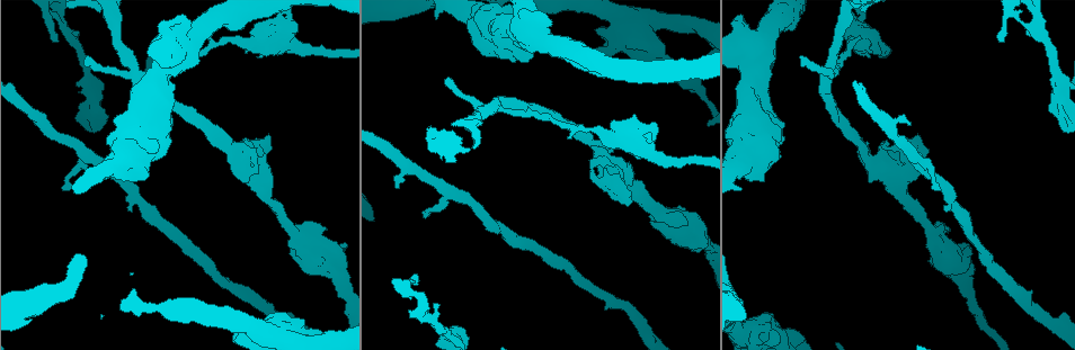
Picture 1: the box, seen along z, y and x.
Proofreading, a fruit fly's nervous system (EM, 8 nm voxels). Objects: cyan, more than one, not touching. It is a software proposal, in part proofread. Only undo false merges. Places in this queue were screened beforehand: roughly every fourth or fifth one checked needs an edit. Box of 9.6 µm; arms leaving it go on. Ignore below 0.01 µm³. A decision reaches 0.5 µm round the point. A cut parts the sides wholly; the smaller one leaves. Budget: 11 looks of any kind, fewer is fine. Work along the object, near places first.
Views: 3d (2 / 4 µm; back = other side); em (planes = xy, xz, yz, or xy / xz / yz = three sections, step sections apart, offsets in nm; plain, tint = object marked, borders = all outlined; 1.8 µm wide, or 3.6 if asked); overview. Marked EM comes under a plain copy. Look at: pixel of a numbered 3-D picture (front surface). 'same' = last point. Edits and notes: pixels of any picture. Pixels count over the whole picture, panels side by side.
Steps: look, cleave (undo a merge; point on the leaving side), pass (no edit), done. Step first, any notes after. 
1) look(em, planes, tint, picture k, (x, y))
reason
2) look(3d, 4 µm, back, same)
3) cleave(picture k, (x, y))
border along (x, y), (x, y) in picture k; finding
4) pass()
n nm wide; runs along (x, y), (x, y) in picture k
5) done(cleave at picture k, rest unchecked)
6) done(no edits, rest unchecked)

look(3d, 2 µm, picture 1, (494, 108))
four-way junction

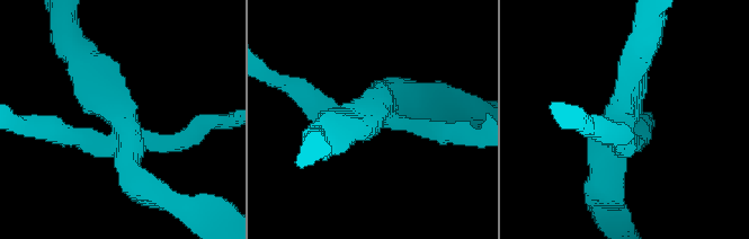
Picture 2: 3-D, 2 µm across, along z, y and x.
look(em, xz, step 4, tint, picture 2, (129, 138))
need the tissue

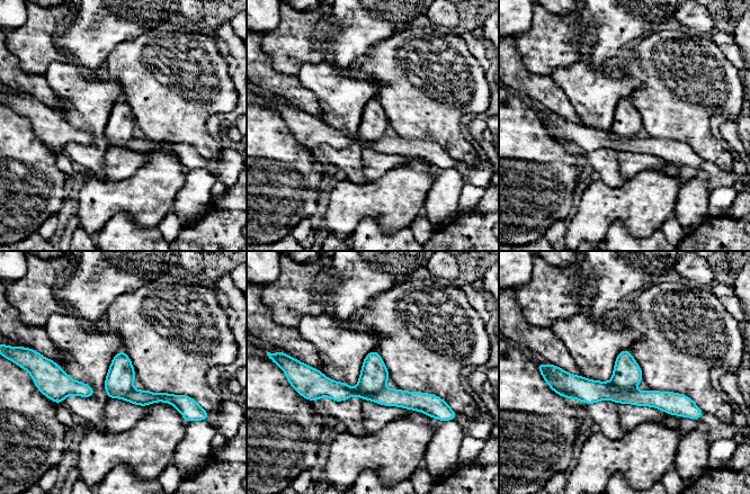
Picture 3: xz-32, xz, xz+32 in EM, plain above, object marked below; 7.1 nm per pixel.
cleave(picture 3, (336, 391))
two cells meet here

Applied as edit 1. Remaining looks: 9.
look(overview)
redraw

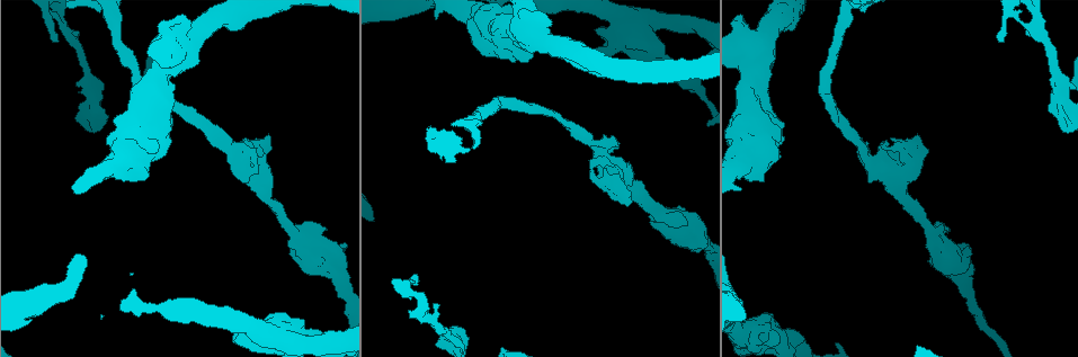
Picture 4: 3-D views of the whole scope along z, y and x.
look(3d, 4 µm, picture 4, (148, 131))
touches itself

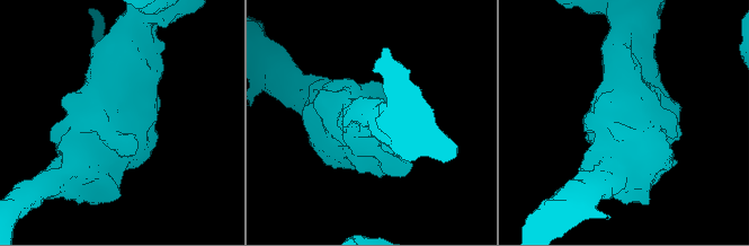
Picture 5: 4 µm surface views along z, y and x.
look(em, 3.6 µm, planes, tint, picture 5, (124, 123))

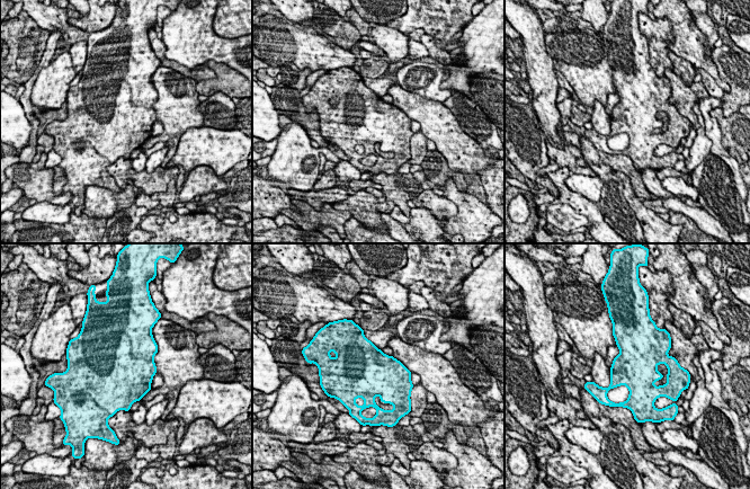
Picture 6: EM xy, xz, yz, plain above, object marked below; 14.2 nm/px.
pass()
600 nm wide; continuous, no second cell

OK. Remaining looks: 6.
look(3d, 4 µm, picture 4, (301, 241))
calibre changes

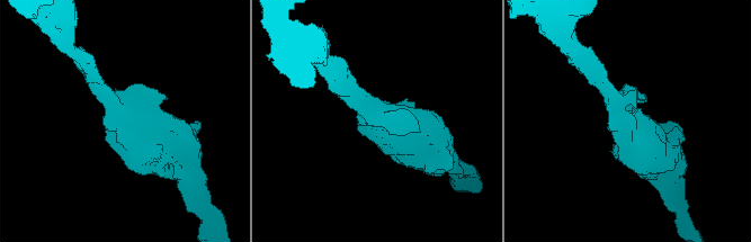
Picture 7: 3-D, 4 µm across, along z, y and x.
look(em, 3.6 µm, planes, tint, picture 7, (626, 116))

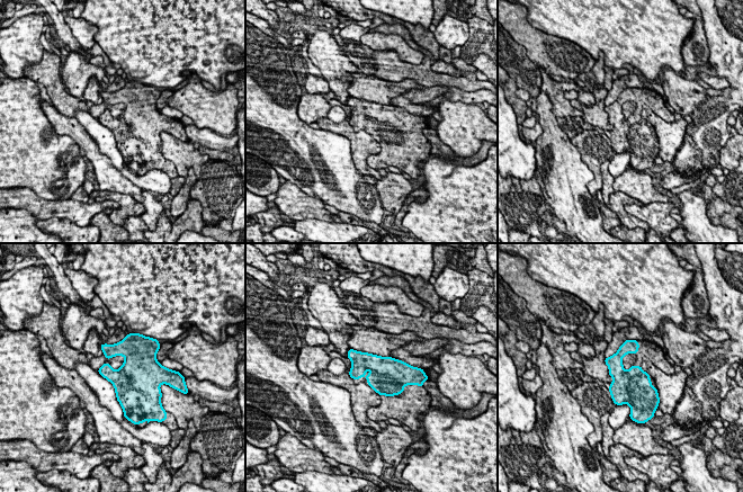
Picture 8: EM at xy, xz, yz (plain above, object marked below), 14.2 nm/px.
pass()
300 nm wide; all the same cell

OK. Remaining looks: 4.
done(cleave at picture 3, rest unchecked)

